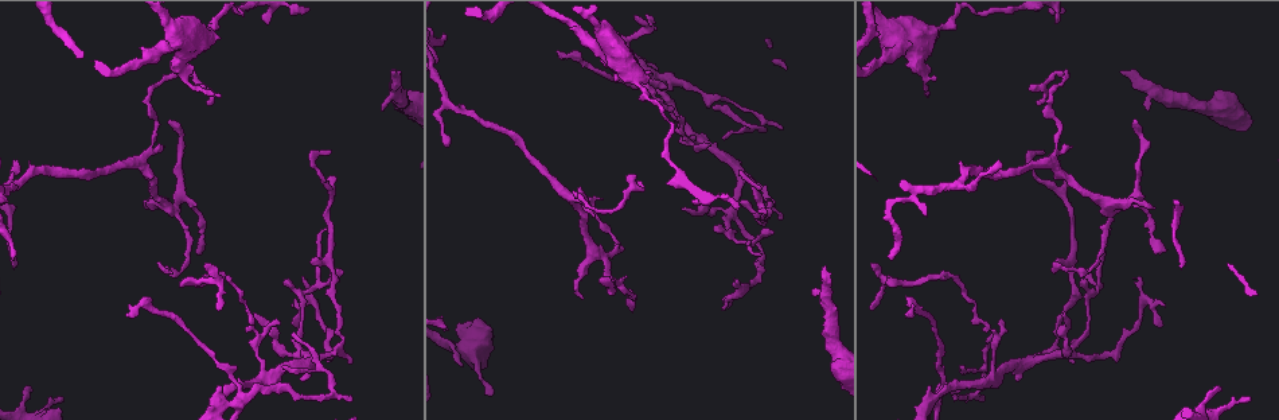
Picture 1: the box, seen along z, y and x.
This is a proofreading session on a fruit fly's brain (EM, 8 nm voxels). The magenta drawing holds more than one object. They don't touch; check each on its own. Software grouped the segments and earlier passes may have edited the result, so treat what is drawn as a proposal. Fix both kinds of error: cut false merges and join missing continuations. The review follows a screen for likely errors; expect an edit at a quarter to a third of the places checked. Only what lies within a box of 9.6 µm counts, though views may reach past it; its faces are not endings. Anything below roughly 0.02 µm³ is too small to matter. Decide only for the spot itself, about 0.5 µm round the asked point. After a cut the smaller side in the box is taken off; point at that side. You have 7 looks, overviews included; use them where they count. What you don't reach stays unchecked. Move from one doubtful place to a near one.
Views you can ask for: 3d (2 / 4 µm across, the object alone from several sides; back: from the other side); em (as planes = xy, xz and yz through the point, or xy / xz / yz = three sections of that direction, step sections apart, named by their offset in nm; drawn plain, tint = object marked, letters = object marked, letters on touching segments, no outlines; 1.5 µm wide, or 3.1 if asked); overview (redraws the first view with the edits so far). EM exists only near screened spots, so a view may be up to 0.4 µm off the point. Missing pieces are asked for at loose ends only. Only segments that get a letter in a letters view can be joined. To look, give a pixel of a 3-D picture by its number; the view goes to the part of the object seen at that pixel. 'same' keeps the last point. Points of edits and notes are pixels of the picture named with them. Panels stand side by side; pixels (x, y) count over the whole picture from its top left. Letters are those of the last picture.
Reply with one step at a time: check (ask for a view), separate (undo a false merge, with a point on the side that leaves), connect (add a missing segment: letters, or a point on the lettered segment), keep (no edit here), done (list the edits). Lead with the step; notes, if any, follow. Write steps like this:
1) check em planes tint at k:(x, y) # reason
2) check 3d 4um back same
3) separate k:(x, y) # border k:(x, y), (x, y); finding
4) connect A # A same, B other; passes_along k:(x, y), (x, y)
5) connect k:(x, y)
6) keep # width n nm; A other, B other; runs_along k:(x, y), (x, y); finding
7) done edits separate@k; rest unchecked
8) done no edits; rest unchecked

check 3d 4um at 1:(1056, 21) # an open end

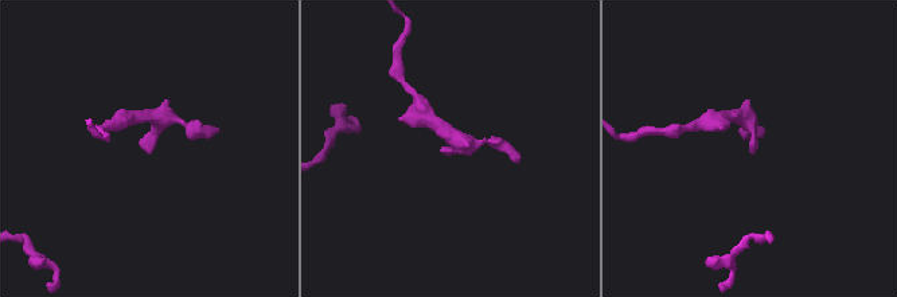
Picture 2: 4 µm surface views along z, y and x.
check em planes tint at 2:(752, 152)

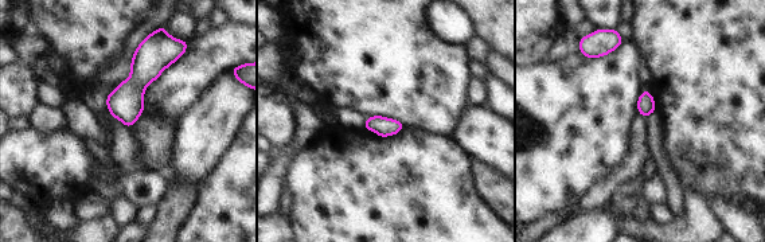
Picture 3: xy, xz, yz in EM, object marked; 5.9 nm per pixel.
check em planes letters same # what lies round it

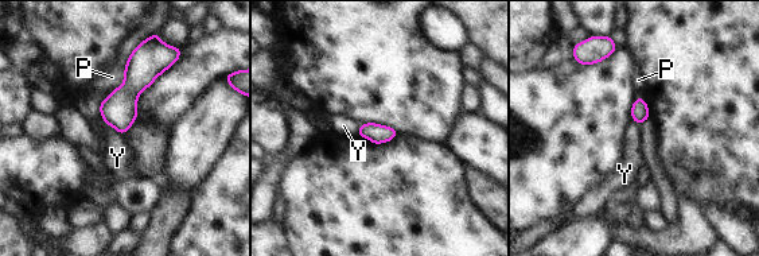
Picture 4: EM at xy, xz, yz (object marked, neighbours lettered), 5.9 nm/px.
keep # P other, Y other; border 4:(100, 101), (101, 117), (123, 135); none of them fits

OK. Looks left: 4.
check 3d 4um at 1:(149, 53) # thick turns thin

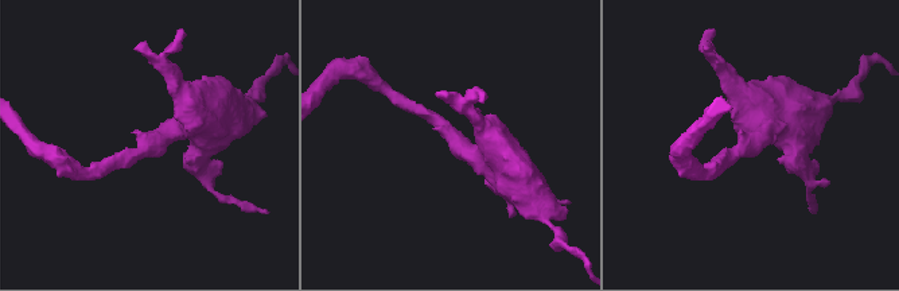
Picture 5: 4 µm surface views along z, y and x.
check em yz step 8 tint at 5:(147, 142)

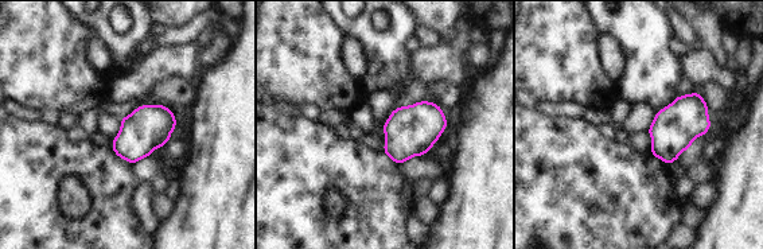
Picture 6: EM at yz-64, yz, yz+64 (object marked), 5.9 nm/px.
check em planes letters same

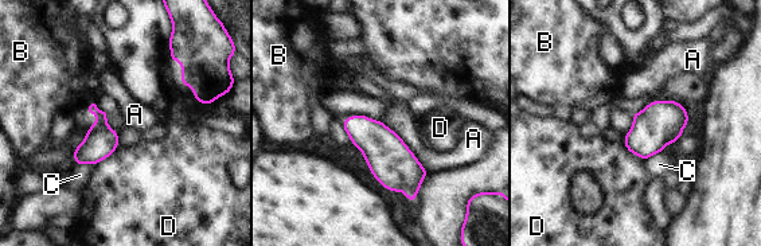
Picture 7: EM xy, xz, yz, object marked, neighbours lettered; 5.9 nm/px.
keep # longest_contact A 380 nm; A other, B other, C other, D other; border 7:(385, 125), (399, 136), (428, 171); continuous, no second neuron

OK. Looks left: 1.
done no edits; rest unchecked

